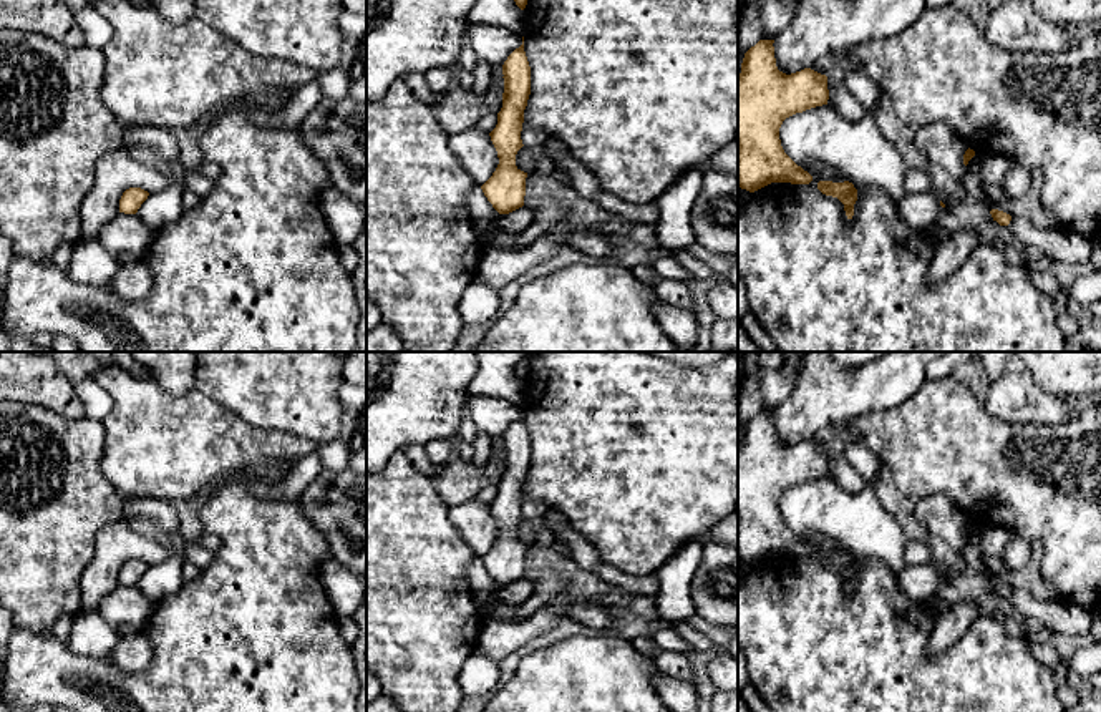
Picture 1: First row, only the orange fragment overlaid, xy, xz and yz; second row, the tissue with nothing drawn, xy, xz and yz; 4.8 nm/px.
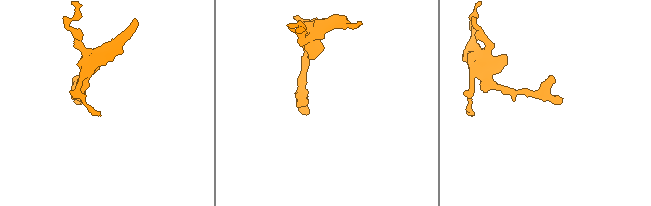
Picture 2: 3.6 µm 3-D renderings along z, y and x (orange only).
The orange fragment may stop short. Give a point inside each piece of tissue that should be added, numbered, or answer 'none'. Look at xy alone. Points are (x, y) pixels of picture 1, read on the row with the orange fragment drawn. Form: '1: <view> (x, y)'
none

